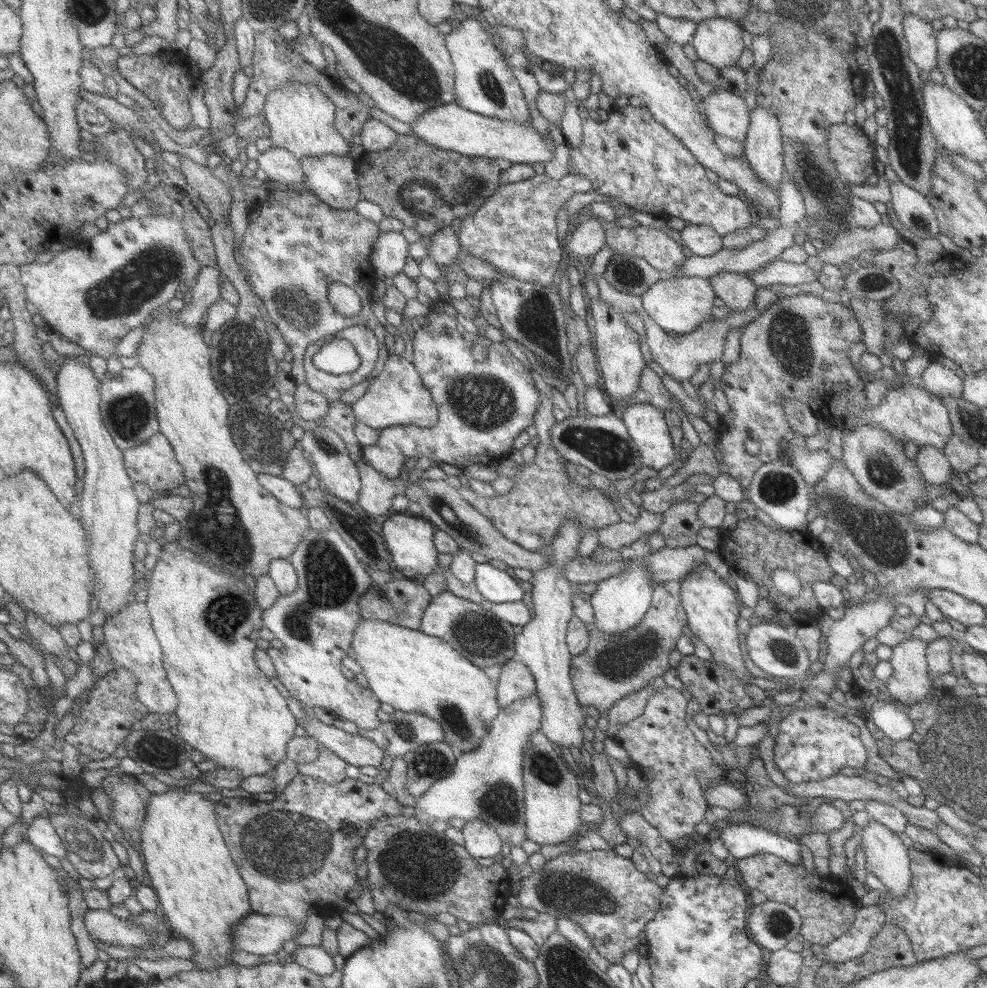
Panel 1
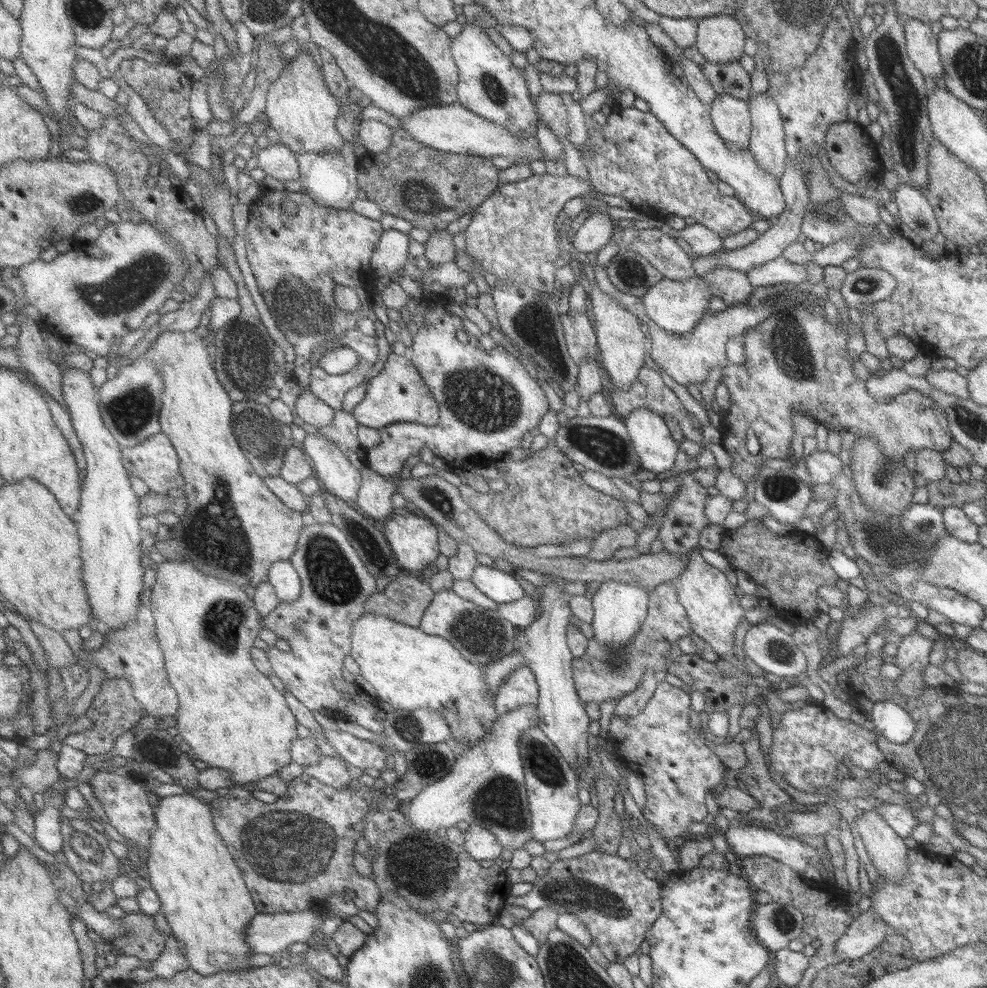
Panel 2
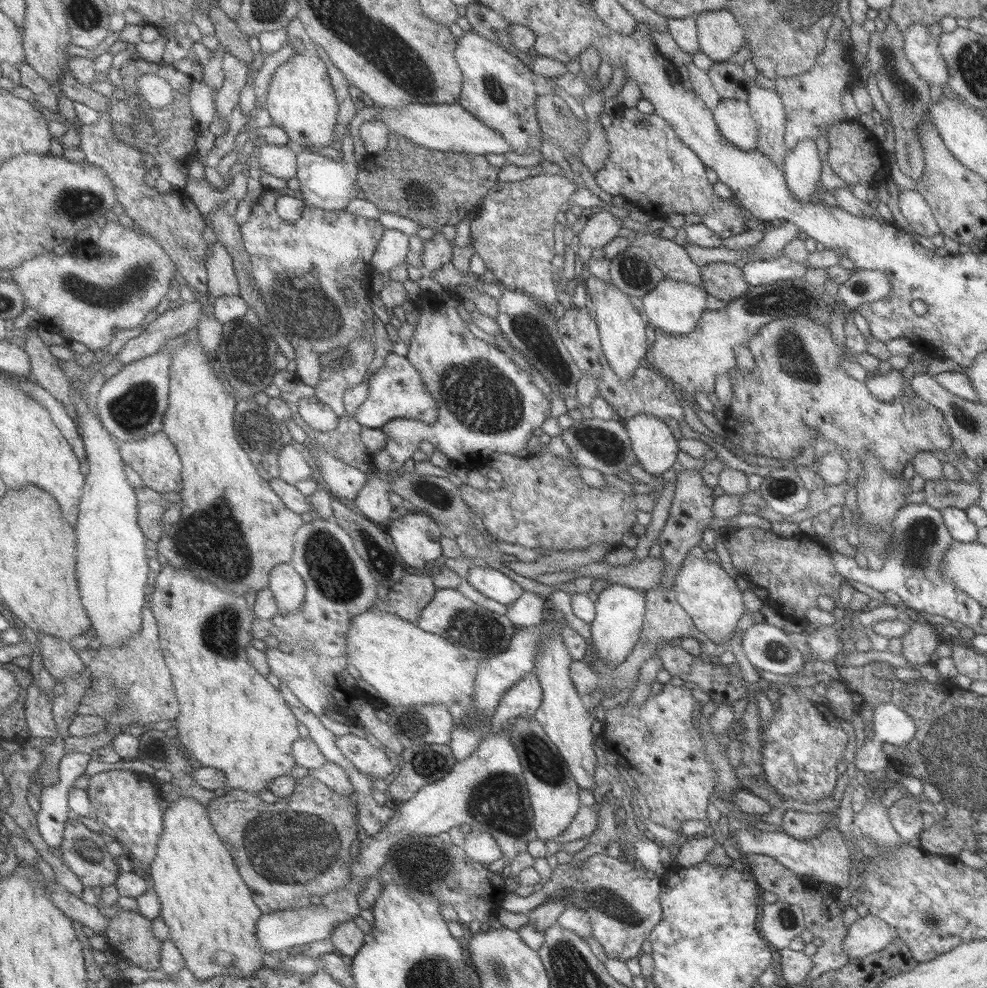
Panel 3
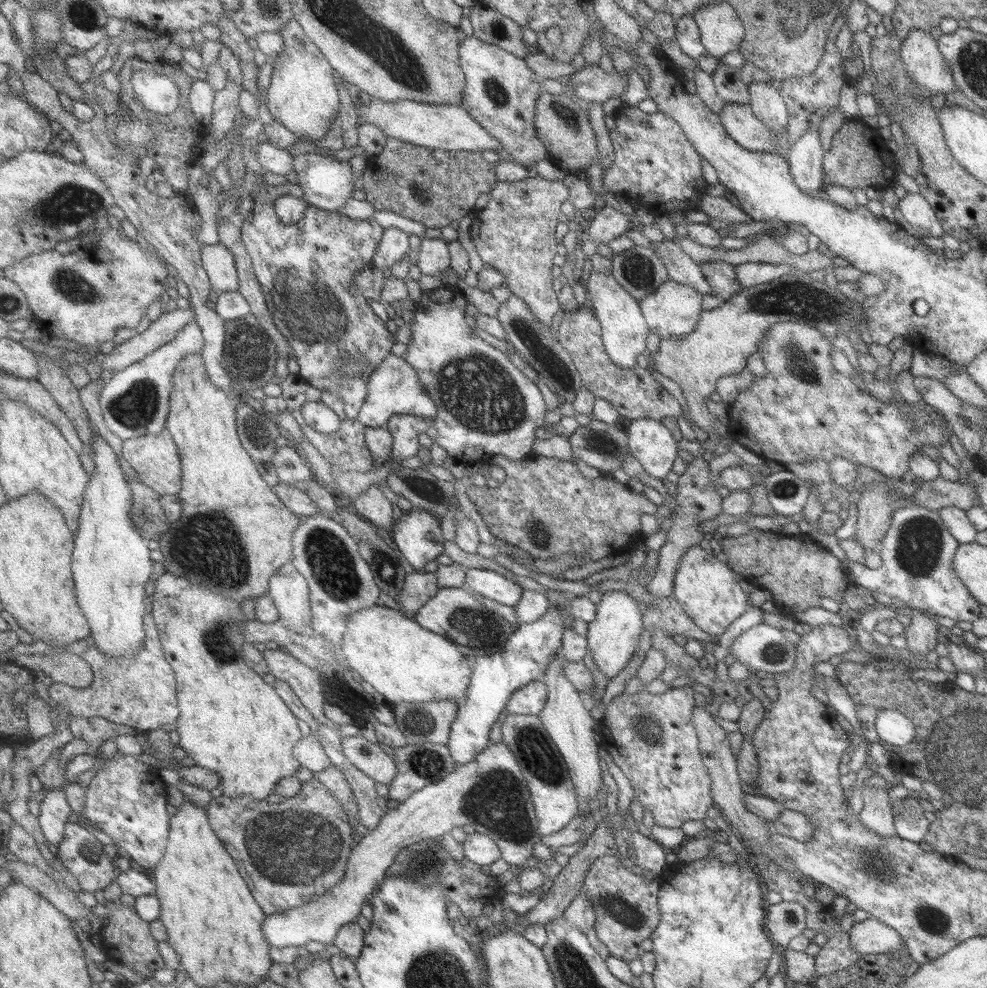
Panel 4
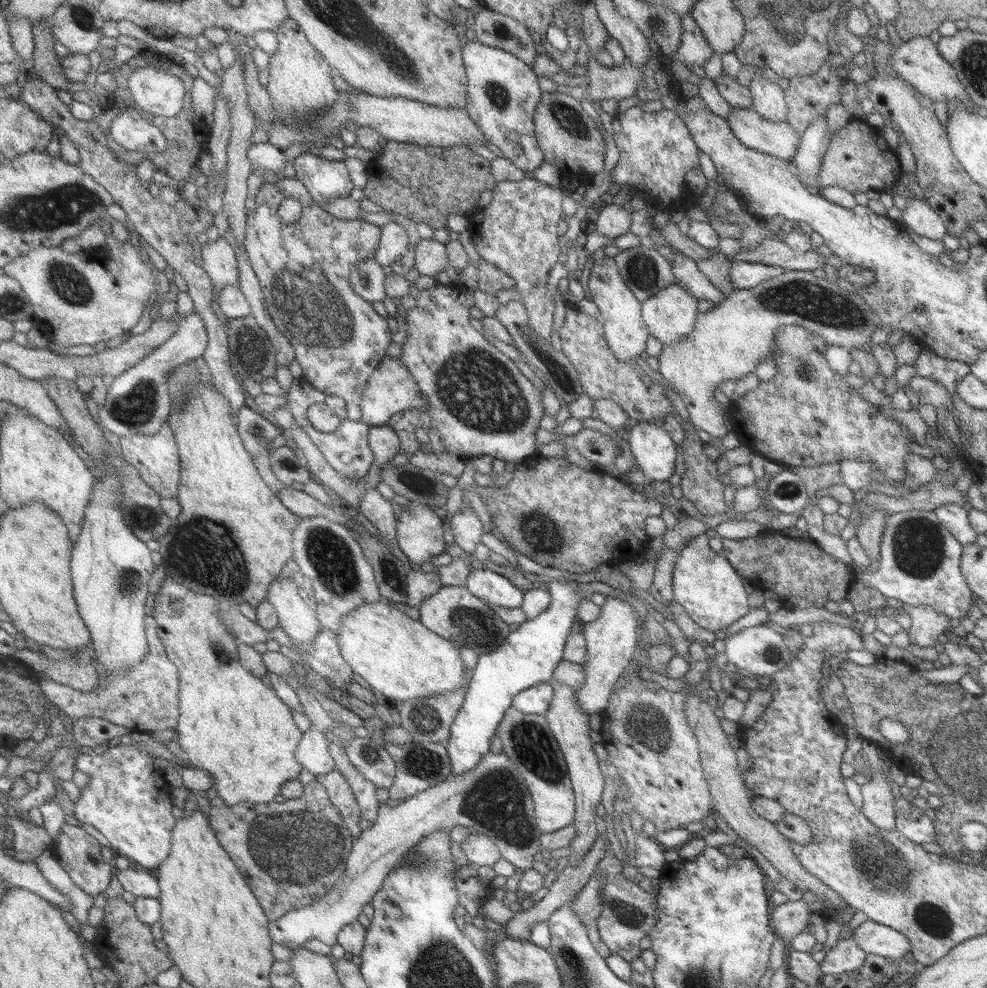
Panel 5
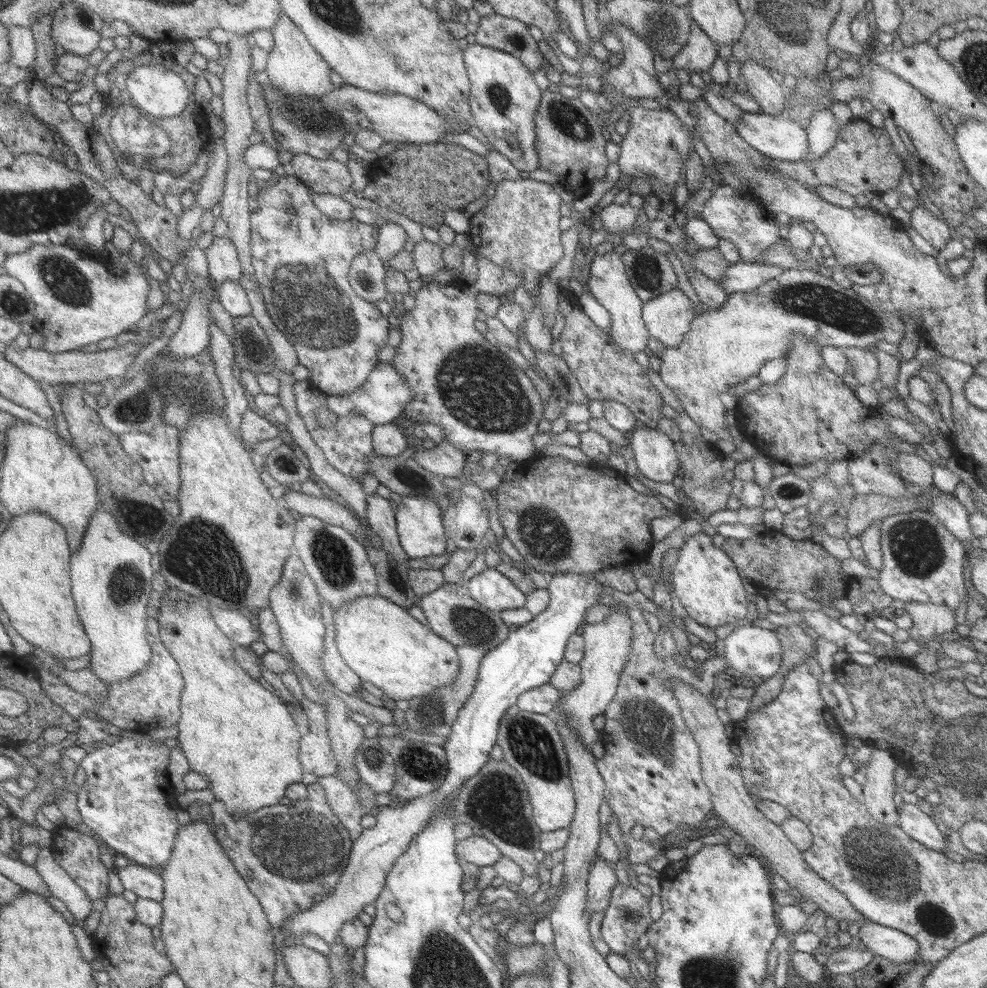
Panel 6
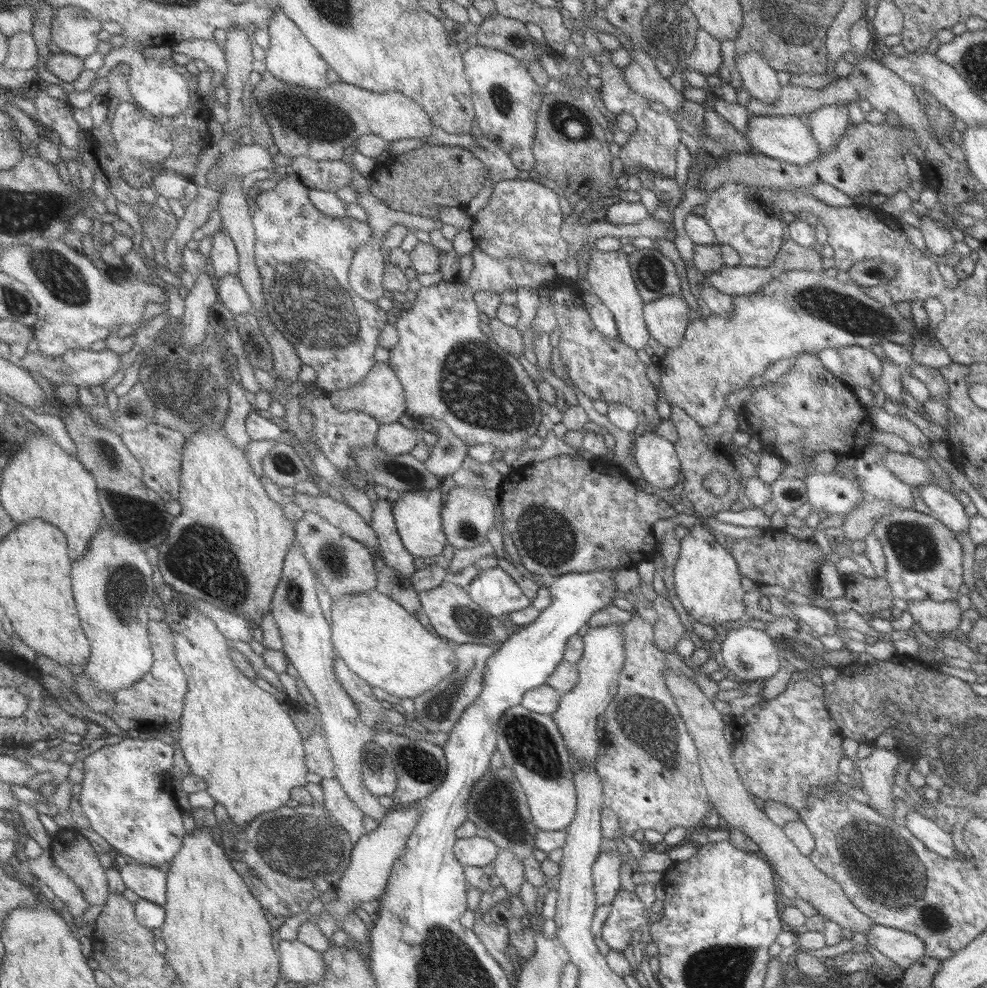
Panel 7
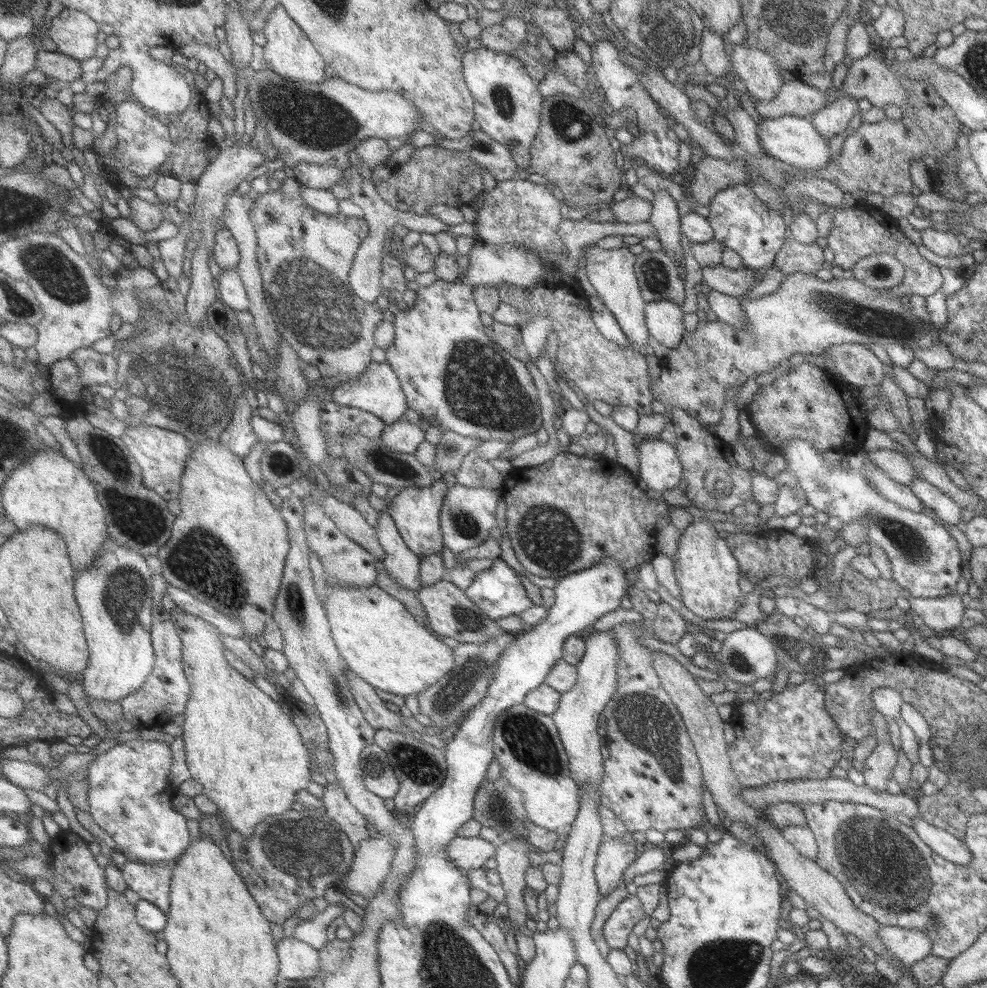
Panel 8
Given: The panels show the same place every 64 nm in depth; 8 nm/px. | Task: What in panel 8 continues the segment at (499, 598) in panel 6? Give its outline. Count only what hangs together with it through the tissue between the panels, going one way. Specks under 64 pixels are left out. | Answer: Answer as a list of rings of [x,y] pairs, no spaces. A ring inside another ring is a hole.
[[[500,558],[493,560],[489,568],[475,574],[475,578],[466,589],[466,593],[473,602],[477,603],[479,610],[481,610],[487,618],[495,621],[503,617],[517,615],[532,605],[529,597],[525,596],[525,589],[519,581],[519,578],[517,578],[514,570]]]

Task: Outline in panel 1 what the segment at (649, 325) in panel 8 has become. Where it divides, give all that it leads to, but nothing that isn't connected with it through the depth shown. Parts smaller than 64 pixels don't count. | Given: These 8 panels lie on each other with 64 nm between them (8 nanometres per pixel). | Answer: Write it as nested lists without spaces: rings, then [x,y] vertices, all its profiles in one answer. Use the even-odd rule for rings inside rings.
[[[678,276],[671,279],[660,279],[648,287],[640,296],[642,309],[648,317],[668,333],[686,334],[695,330],[707,320],[713,308],[715,295],[705,278]]]

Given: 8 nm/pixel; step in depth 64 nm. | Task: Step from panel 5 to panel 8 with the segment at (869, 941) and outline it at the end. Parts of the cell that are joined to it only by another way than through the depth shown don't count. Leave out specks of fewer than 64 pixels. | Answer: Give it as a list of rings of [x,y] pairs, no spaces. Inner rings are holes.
[[[880,925],[876,935],[903,966],[911,966],[925,958],[930,954],[932,947],[932,940],[920,930]]]

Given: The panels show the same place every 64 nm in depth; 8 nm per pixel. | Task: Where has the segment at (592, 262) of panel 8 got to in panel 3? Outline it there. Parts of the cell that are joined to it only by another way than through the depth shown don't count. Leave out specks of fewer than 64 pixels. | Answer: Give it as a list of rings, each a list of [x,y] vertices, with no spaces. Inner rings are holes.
[[[589,276],[583,286],[593,306],[593,318],[597,325],[602,356],[619,378],[629,378],[639,367],[637,362],[644,358],[648,350],[649,345],[645,337],[646,321],[639,311],[635,310],[630,298],[623,292],[619,292],[610,282],[605,284]]]

